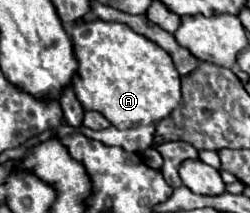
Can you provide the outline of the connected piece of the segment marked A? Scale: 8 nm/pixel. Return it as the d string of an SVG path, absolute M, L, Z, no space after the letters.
M101 19L77 23L71 31L73 53L79 63L77 73L73 75L73 91L85 111L99 111L111 125L125 129L141 123L157 123L165 119L181 103L181 77L173 65L169 53L165 53L157 43L133 33L127 25L107 23Z

